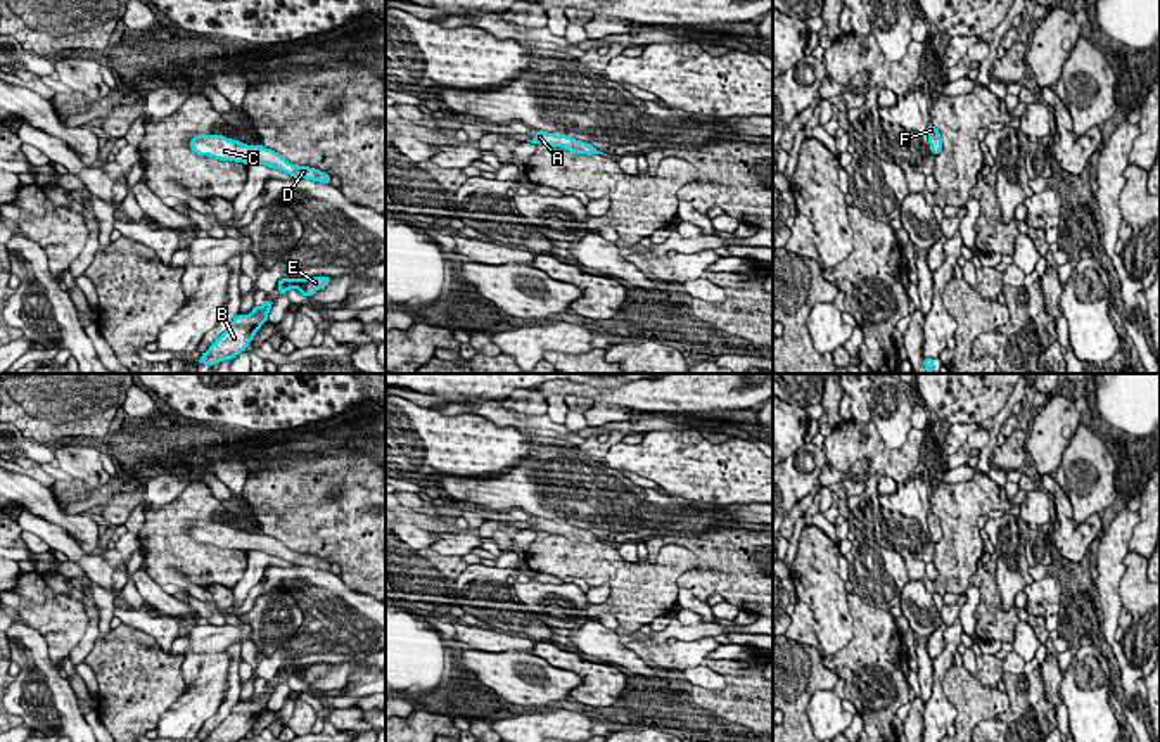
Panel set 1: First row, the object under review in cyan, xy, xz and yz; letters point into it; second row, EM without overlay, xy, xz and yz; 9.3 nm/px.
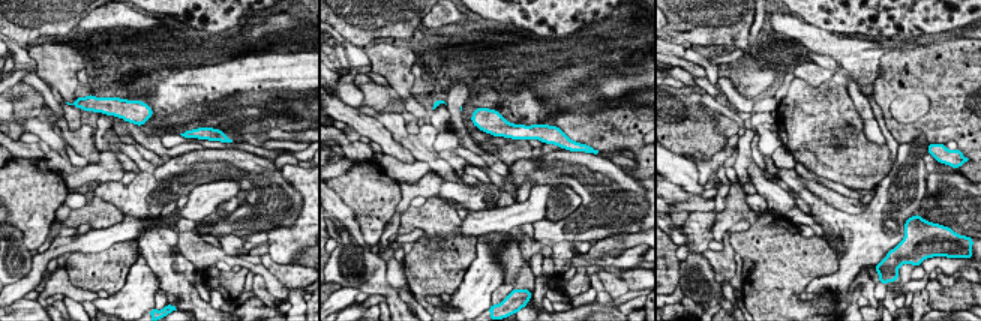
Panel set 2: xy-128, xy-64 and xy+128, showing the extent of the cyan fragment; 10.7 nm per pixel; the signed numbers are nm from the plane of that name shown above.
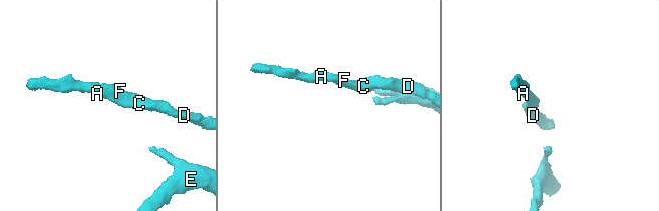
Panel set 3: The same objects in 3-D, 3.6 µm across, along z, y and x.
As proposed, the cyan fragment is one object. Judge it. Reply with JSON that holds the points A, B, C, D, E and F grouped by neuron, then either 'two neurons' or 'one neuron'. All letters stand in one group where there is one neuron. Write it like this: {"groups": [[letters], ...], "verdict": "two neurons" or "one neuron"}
{"groups": [["A", "B", "C", "D", "E", "F"]], "verdict": "one neuron"}

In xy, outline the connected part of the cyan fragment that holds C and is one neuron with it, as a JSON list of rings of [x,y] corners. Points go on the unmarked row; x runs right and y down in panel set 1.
[[[220,521],[216,522],[195,522],[188,534],[199,543],[209,543],[220,548],[235,550],[259,550],[273,557],[280,557],[294,566],[306,566],[320,571],[330,571],[332,564],[309,555],[289,550],[278,540],[266,536],[263,533],[247,533],[239,528],[226,526]]]

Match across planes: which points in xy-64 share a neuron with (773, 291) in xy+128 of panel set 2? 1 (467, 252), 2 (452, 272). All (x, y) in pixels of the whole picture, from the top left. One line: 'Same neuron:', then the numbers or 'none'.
Same neuron: 1, 2

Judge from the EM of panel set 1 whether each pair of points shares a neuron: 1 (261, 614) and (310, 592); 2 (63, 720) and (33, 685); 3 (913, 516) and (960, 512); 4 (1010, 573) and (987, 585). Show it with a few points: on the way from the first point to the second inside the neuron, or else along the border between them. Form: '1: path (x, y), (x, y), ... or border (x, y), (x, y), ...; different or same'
1: border (272, 587), (280, 587), (303, 616), (287, 639); different
2: path (56, 711), (38, 694); same
3: border (929, 492), (927, 530), (932, 540); different
4: border (994, 561), (996, 592), (1000, 606), (1007, 613); different

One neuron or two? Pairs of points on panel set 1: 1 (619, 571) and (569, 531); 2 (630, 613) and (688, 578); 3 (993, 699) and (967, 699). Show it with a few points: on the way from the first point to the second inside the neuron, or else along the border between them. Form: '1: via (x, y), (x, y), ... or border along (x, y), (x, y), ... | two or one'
1: via (607, 568), (581, 543) | one
2: border along (680, 575), (678, 588) | two
3: via (986, 699), (974, 699) | one

